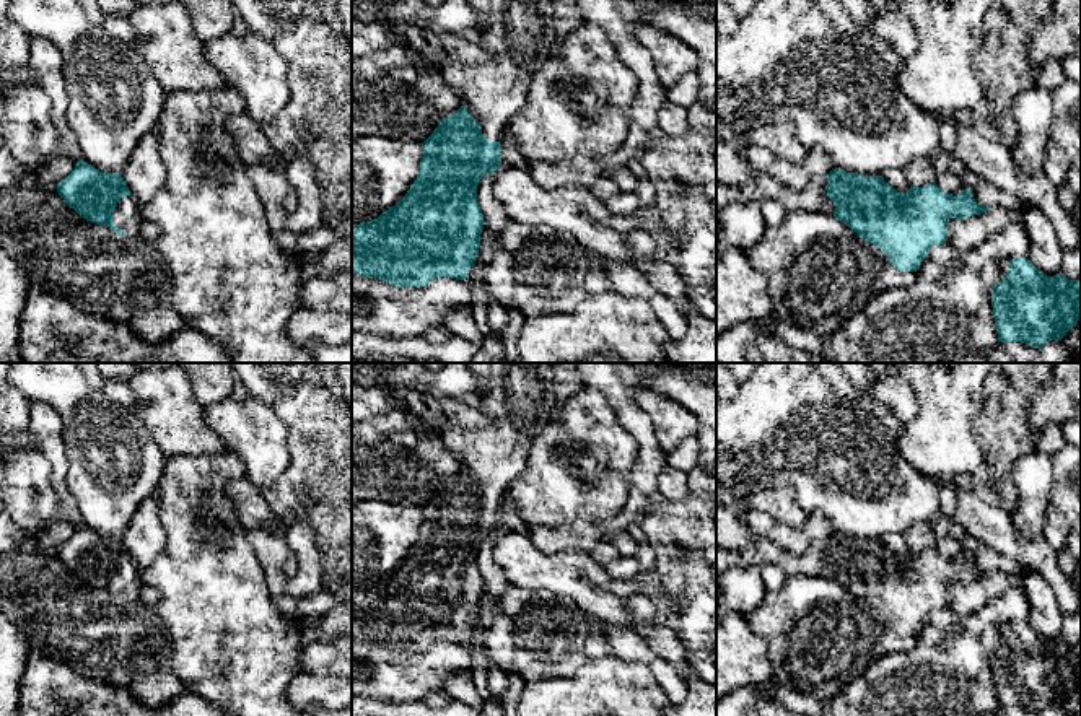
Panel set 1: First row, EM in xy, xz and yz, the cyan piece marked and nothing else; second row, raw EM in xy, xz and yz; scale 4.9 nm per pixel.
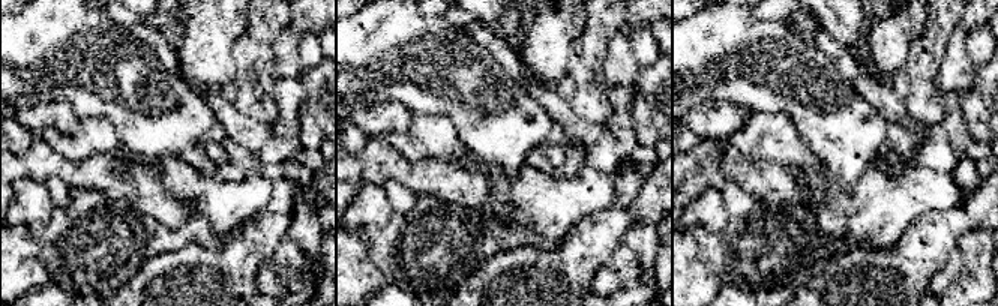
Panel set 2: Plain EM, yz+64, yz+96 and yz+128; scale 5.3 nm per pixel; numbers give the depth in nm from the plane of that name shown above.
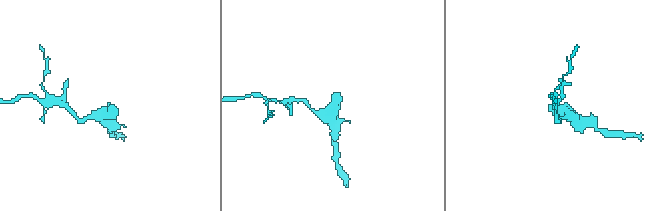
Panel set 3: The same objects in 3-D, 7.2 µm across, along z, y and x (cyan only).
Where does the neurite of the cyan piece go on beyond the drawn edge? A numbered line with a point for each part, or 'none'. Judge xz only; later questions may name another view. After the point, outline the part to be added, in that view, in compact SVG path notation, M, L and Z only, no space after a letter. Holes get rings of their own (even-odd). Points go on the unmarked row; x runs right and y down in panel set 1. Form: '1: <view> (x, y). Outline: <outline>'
1: xz (518, 399). Outline: M552 363L467 365L484 384L475 408L490 421L461 426L446 420L440 431L484 501L501 506L510 483L526 467L532 438L557 405Z

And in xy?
1: xy (127, 580). Outline: M124 560L112 578L112 591L122 594L129 600L137 600L142 596L142 570L133 560Z

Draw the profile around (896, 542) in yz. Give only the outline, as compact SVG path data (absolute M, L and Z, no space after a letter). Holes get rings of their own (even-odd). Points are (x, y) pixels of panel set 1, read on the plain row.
M889 532L882 537L882 542L899 558L905 558L910 553L910 548L902 534Z

